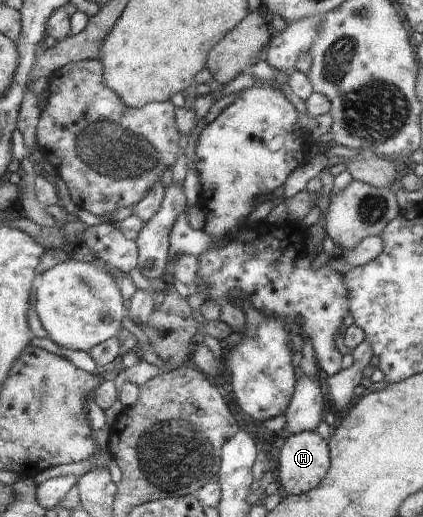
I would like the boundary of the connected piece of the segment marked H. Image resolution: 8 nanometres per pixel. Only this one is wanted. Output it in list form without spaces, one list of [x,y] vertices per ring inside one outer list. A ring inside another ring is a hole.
[[[307,431],[296,435],[283,435],[280,441],[281,454],[279,456],[279,477],[281,484],[292,496],[304,495],[320,487],[330,468],[333,467],[333,456],[330,442],[318,431]]]

